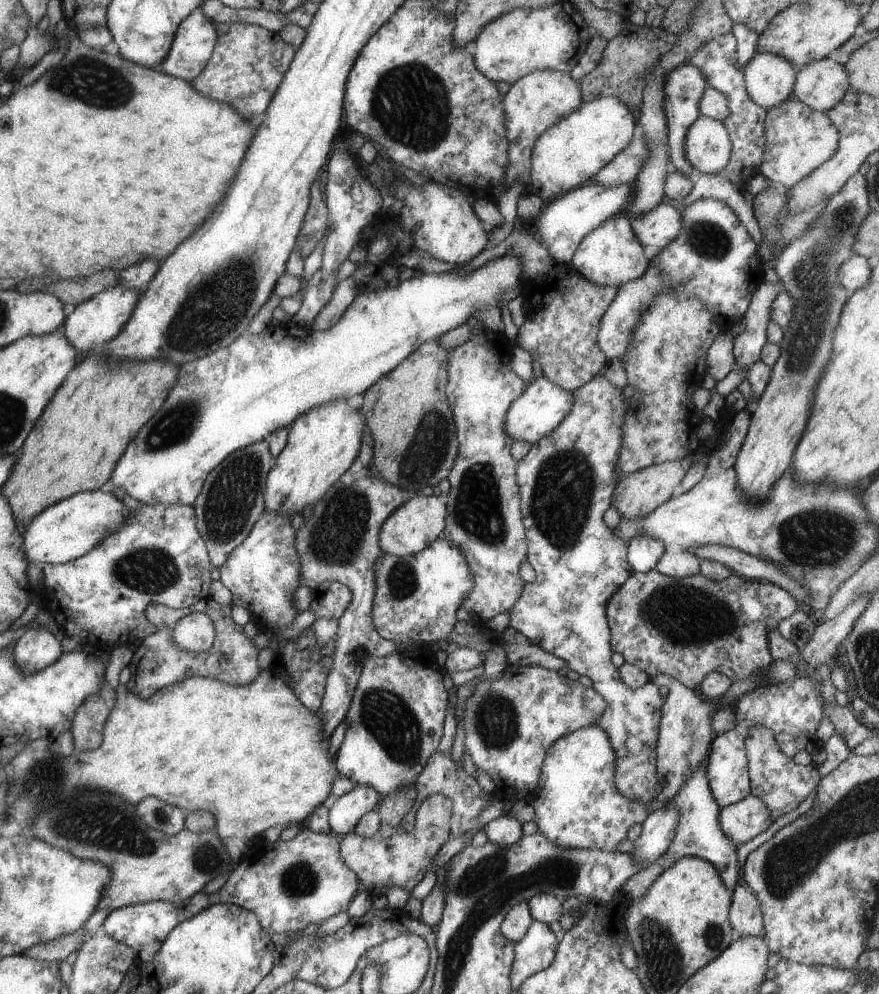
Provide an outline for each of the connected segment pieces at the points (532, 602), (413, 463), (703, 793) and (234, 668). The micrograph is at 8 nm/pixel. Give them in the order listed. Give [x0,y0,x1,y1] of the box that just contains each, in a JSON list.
[[509,373,665,802],[359,339,457,495],[662,764,740,890],[128,598,261,699]]

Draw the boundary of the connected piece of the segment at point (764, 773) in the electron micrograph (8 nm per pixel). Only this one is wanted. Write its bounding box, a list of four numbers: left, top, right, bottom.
[745,725,821,822]

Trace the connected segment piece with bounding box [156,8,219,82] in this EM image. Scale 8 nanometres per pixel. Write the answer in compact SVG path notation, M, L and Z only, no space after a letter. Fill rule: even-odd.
M200 8L193 10L178 25L174 44L156 70L192 82L212 56L219 37L216 29L216 24L206 18Z

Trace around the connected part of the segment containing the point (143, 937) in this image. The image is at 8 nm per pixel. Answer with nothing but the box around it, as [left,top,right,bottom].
[103,891,210,966]

